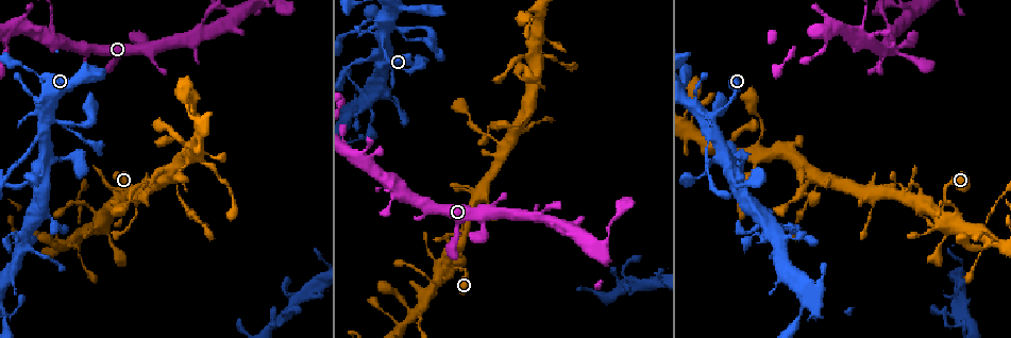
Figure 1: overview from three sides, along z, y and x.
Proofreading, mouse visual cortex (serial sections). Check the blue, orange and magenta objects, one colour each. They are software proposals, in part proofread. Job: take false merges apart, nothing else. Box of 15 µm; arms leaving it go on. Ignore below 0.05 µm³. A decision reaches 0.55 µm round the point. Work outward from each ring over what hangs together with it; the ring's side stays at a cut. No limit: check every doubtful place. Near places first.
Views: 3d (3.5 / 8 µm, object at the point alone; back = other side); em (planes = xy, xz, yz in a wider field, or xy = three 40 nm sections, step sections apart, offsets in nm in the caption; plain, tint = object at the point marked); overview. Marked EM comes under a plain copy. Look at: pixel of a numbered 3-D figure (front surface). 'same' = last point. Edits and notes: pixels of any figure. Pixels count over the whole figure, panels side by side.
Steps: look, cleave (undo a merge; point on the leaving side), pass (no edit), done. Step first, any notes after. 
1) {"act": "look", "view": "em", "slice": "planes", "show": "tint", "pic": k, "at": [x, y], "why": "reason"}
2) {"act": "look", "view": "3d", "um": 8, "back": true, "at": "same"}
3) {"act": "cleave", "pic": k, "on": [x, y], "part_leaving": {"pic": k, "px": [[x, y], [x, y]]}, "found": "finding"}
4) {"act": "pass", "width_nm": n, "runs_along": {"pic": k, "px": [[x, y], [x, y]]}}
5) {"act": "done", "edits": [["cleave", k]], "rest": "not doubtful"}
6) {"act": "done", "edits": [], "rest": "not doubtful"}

{"act": "look", "view": "3d", "um": 3.5, "back": true, "pic": 1, "at": [376, 34], "why": "sudden change in width"}

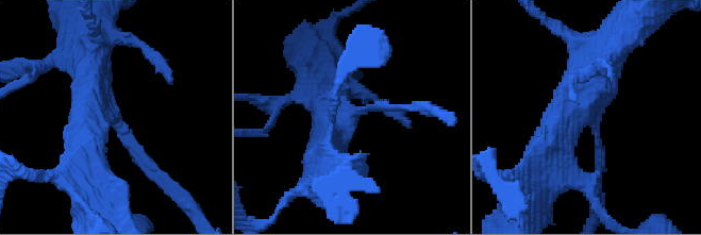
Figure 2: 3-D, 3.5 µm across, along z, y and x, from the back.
{"act": "look", "view": "em", "slice": "planes", "show": "tint", "pic": 2, "at": [588, 118], "arms": 3, "arm_widths_nm": [150, 500, 500], "why": "now the EM"}

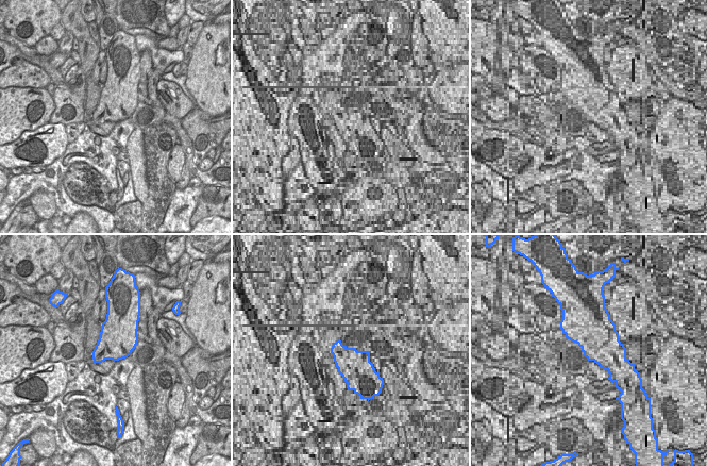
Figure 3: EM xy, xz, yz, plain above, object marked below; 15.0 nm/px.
{"act": "pass", "runs_along": {"pic": 2, "px": [[94, 57], [90, 97], [160, 172]]}, "found": "one cell here"}

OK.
{"act": "look", "view": "3d", "um": 8, "pic": 1, "at": [63, 121], "why": "three-way junction"}

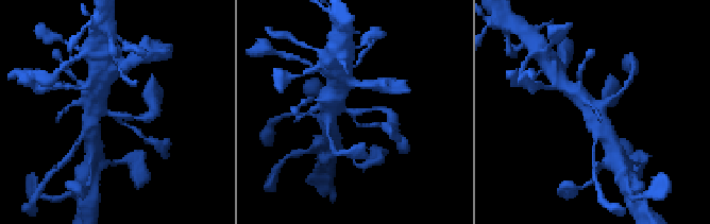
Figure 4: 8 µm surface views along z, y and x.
{"act": "look", "view": "em", "slice": "xy", "step": 1, "show": "tint", "pic": 4, "at": [355, 109], "arms": 3, "arm_widths_nm": [100, 150, 450]}

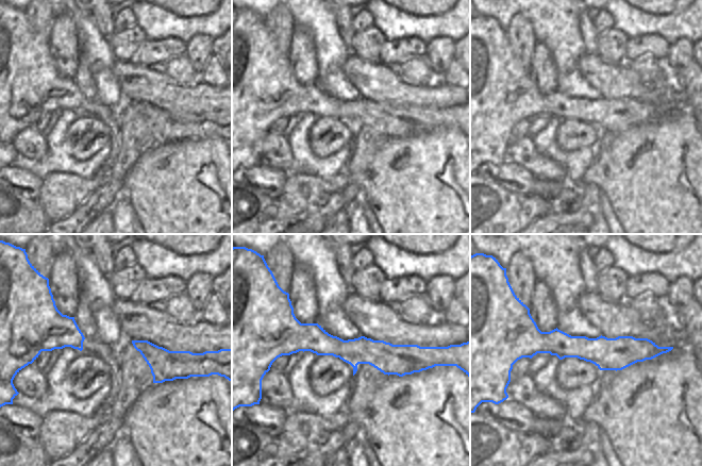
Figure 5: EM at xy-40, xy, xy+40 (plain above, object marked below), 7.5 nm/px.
{"act": "pass", "runs_along": {"pic": 5, "px": [[281, 345], [326, 344], [421, 362]]}, "found": "one cell here"}

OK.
{"act": "look", "view": "3d", "um": 3.5, "pic": 1, "at": [166, 182], "why": "sudden change in width"}

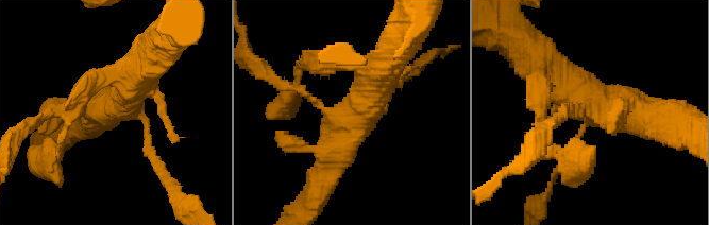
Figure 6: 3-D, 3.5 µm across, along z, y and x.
{"act": "look", "view": "em", "slice": "planes", "show": "tint", "pic": 6, "at": [106, 109]}

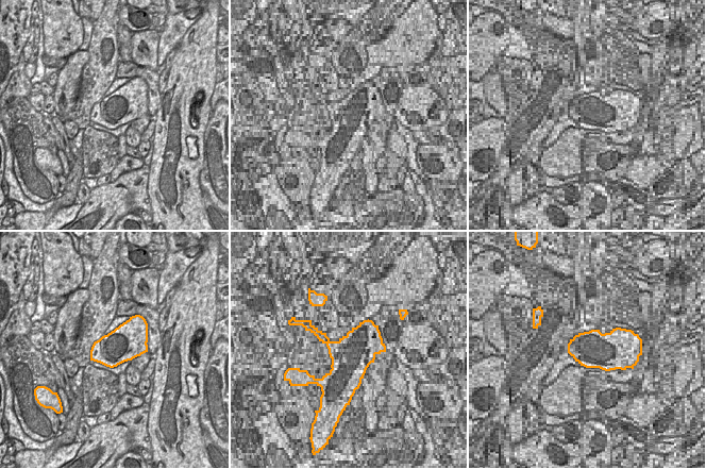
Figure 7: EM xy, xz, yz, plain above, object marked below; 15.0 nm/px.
{"act": "pass", "runs_along": {"pic": 6, "px": [[318, 190], [341, 130], [376, 79]]}, "found": "all the same cell"}

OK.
{"act": "look", "view": "3d", "um": 8, "pic": 1, "at": [176, 189], "why": "thick turns thin"}

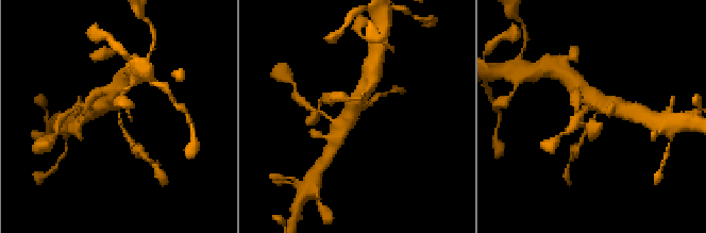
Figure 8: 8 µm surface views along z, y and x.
{"act": "look", "view": "3d", "um": 3.5, "pic": 8, "at": [593, 116]}

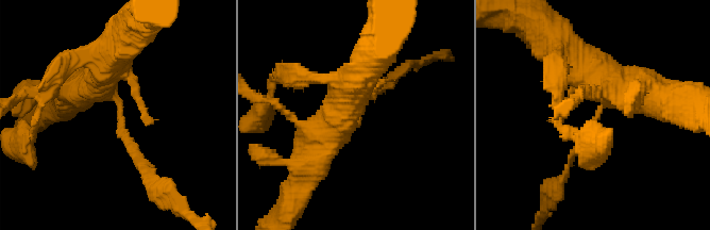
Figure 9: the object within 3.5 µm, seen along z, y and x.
{"act": "look", "view": "em", "slice": "planes", "show": "tint", "pic": 9, "at": [121, 122], "arm_widths_nm": [150, 500]}

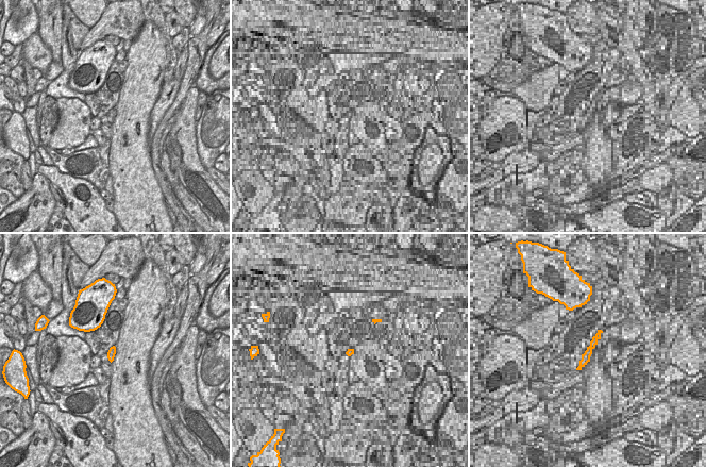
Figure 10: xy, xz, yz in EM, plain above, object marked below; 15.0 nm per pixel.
{"act": "pass", "runs_along": {"pic": 9, "px": [[614, 88], [602, 82], [602, 108], [563, 177]]}, "found": "continuous, no second cell"}

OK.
{"act": "done", "edits": [], "rest": "not doubtful"}

